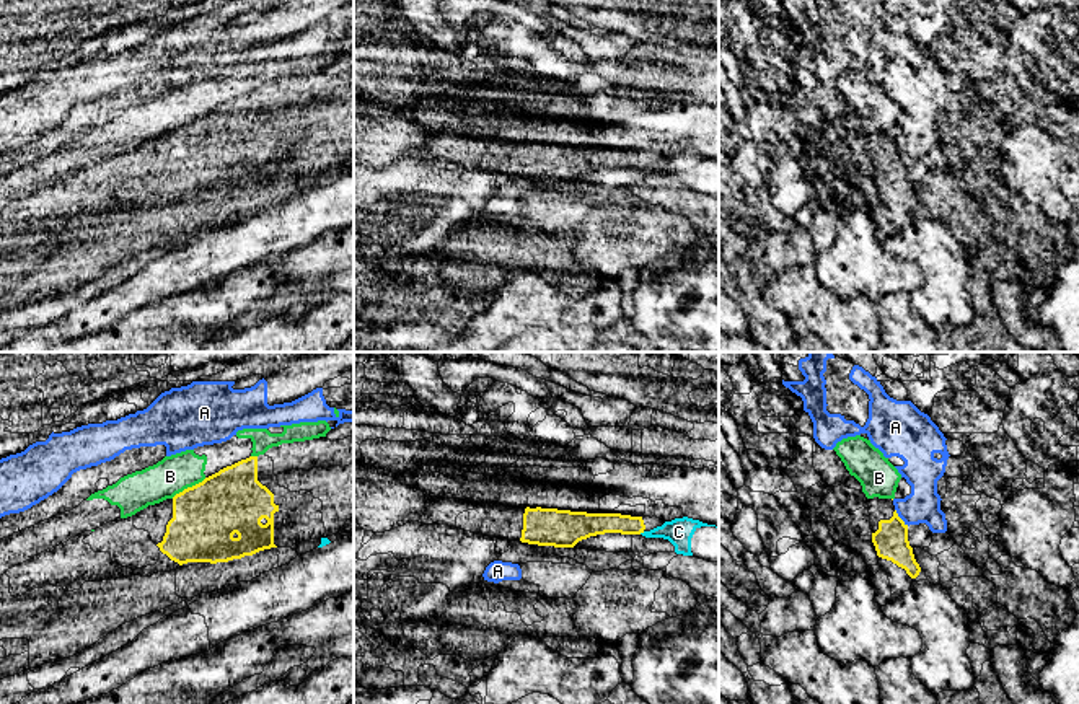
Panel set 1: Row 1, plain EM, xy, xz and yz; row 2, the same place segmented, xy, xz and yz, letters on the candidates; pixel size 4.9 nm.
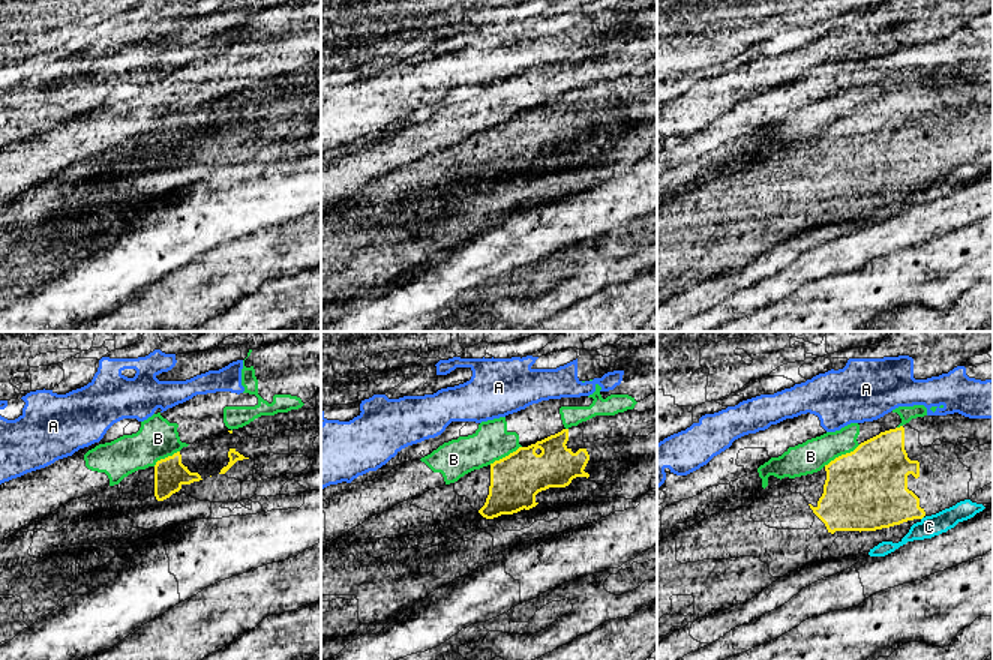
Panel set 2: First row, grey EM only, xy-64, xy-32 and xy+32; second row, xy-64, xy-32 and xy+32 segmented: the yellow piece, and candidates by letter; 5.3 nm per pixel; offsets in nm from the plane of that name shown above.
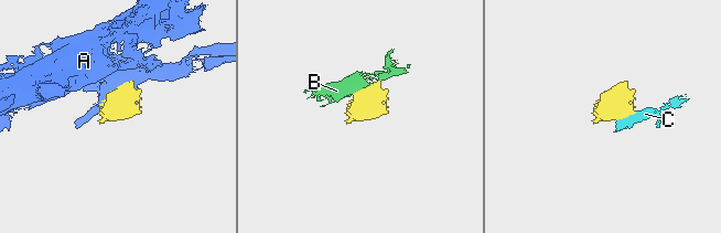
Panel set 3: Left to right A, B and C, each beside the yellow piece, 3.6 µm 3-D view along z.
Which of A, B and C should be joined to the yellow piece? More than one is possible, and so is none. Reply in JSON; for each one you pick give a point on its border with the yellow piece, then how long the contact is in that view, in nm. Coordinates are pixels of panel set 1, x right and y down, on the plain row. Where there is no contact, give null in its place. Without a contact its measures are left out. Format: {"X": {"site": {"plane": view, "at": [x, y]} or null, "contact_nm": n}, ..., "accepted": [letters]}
{"accepted": []}

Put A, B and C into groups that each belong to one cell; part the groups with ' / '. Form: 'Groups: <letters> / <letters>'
Groups: A / B / C

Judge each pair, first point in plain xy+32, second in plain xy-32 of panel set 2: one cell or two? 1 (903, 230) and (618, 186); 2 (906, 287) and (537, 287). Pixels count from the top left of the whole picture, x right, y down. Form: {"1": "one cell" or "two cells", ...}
{"1": "one cell", "2": "one cell"}

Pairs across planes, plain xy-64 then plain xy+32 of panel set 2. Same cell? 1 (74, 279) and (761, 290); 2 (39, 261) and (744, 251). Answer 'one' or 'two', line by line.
1: one
2: one

